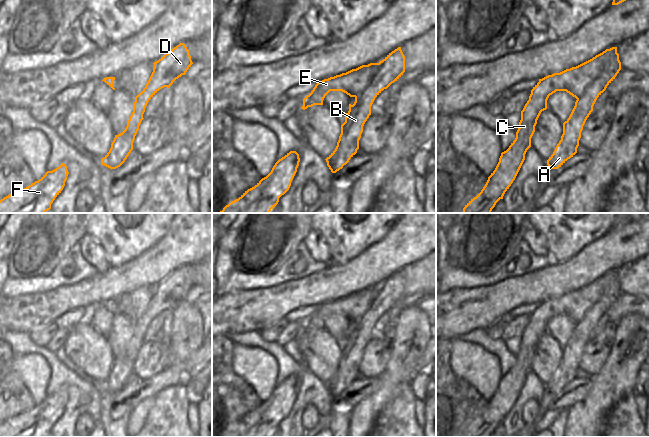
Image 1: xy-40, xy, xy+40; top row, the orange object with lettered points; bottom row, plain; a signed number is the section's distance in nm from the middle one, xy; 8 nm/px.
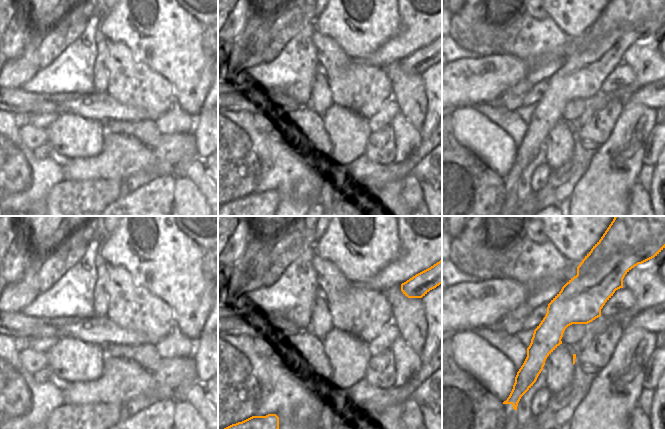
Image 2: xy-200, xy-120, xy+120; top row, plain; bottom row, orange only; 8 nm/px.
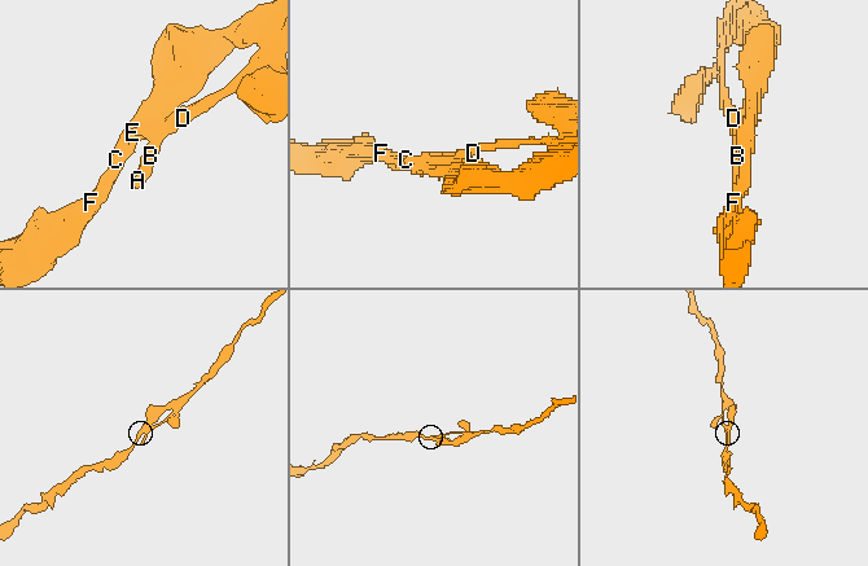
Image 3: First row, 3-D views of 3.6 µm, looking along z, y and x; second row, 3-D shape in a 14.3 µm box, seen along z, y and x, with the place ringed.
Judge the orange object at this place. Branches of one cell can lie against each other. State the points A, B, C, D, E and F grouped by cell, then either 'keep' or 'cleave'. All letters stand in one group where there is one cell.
A B D / C E F; cleave

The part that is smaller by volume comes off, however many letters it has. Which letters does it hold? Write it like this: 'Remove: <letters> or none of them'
Remove: A, B, D.

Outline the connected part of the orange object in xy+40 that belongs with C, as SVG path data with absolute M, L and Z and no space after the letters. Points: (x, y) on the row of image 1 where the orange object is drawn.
M617 47L606 49L576 67L539 79L521 111L515 140L501 153L499 162L485 186L465 205L462 213L491 213L496 203L503 199L525 160L525 154L531 147L537 120L541 112L547 109L549 96L556 91L566 91L576 99L580 99L597 81L607 62L616 53Z

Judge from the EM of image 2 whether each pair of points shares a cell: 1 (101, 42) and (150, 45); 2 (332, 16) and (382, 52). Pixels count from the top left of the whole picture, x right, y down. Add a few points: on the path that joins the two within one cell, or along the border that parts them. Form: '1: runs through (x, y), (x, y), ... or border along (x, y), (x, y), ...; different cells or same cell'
1: border along (104, 18), (101, 33), (108, 40); different cells
2: border along (396, 34), (365, 57), (355, 57); different cells

